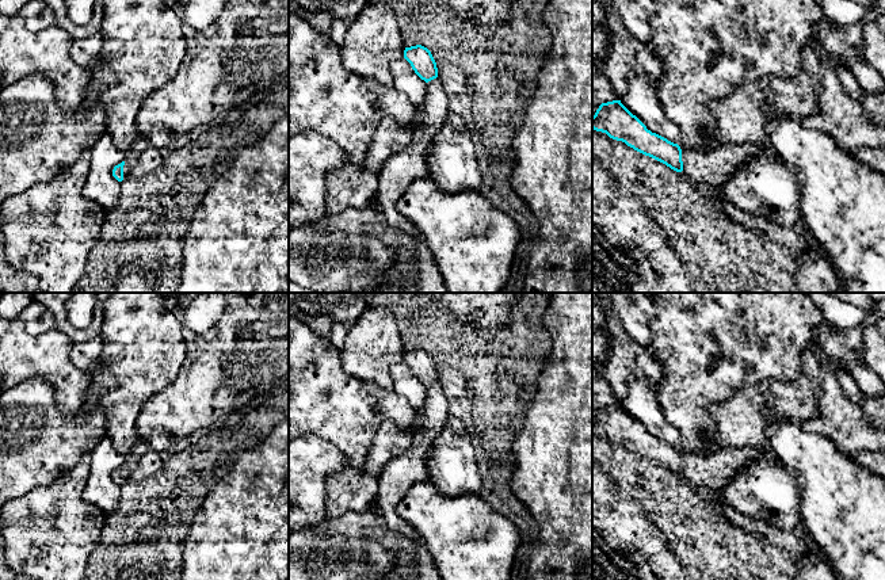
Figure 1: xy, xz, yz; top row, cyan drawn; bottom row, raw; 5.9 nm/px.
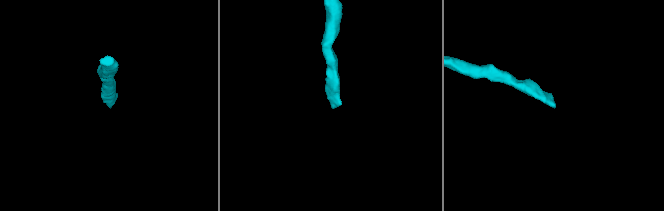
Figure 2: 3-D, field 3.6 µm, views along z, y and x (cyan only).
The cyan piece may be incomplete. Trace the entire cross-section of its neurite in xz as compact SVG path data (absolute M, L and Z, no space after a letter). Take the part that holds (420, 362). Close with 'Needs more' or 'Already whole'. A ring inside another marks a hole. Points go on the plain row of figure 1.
M421 350L405 351L404 362L427 386L421 416L415 417L411 446L390 459L378 476L377 511L389 530L412 543L423 545L419 533L397 514L397 505L417 482L428 481L427 457L450 416L450 404L438 381L431 355Z. Needs more

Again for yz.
M621 404L602 407L592 420L592 432L717 493L722 493L747 463L768 451L768 447L717 446L712 451L682 453L678 447L648 434Z. Needs more

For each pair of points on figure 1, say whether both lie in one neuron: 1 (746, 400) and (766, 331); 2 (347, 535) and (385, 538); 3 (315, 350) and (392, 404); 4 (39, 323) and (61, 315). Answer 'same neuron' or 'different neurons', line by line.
1: different neurons
2: same neuron
3: same neuron
4: different neurons

